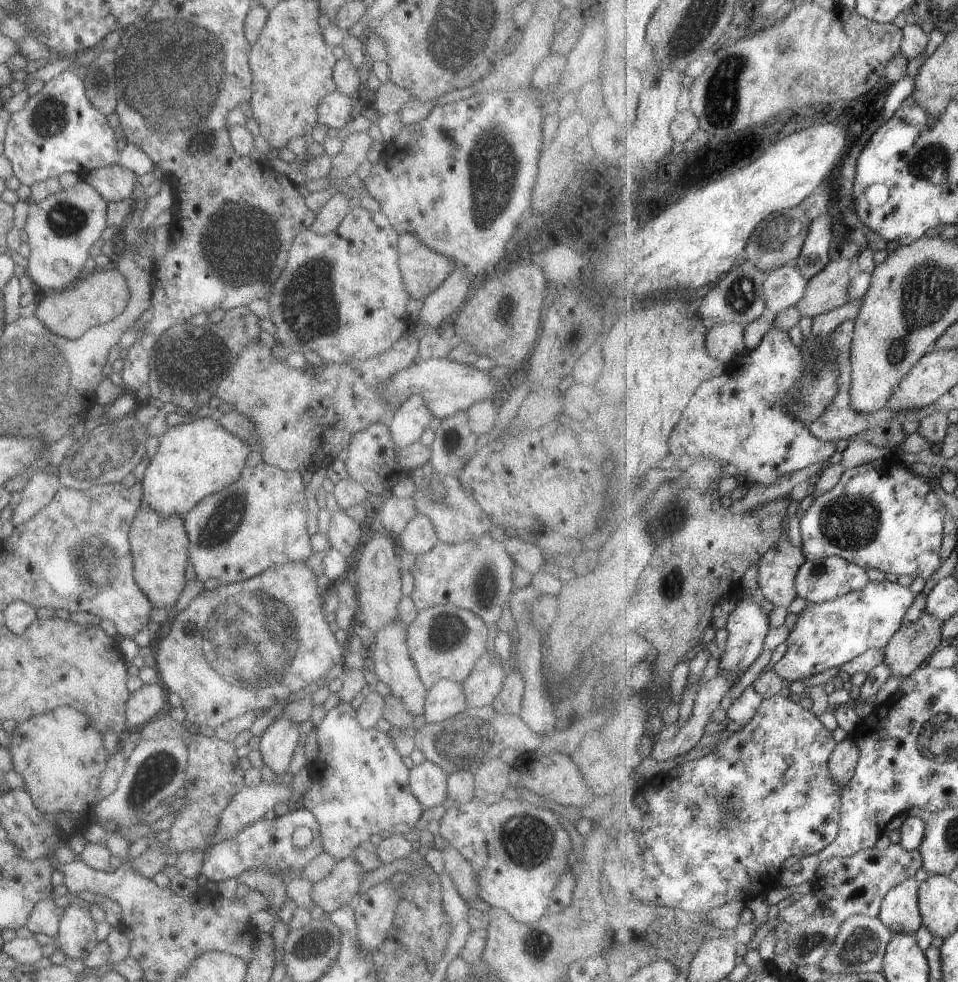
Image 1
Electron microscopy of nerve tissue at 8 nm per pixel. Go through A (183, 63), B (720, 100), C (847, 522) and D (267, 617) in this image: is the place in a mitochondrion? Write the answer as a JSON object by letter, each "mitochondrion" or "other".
{"A":"mitochondrion","B":"mitochondrion","C":"mitochondrion","D":"mitochondrion"}

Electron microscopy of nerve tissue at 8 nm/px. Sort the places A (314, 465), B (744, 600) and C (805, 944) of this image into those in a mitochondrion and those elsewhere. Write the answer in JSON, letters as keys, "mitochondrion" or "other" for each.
{"A":"other","B":"other","C":"mitochondrion"}

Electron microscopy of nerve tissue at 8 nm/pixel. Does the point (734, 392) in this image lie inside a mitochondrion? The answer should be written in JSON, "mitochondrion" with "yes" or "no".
{"mitochondrion":"no"}

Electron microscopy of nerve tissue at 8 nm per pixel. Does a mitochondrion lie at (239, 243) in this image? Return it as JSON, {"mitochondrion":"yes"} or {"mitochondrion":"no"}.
{"mitochondrion":"yes"}

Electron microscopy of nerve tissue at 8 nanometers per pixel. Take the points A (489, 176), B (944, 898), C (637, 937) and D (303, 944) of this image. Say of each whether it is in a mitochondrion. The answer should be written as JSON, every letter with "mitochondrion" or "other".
{"A":"mitochondrion","B":"other","C":"other","D":"other"}

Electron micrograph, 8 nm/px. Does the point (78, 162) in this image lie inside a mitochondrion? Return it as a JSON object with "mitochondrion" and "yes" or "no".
{"mitochondrion":"no"}

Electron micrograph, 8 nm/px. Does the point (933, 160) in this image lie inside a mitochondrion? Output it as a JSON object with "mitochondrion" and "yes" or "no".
{"mitochondrion":"yes"}

